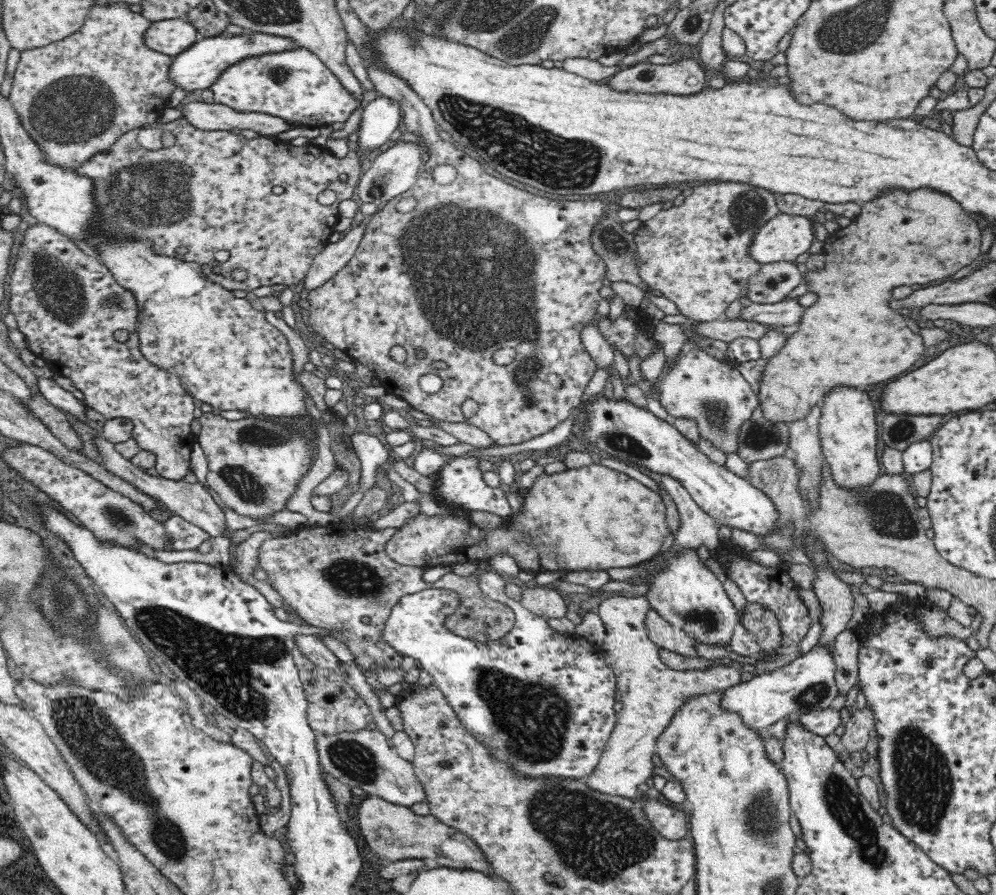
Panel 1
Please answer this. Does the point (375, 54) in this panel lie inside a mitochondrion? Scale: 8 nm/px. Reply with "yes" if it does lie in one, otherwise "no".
no

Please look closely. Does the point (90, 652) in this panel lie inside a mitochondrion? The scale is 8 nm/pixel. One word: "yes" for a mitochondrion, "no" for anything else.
yes

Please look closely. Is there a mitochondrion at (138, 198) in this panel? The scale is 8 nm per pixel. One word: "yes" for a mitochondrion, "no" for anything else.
yes

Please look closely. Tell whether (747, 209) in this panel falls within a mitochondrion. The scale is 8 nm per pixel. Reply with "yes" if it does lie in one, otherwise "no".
yes

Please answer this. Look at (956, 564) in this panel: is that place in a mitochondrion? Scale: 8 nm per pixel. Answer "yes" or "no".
no

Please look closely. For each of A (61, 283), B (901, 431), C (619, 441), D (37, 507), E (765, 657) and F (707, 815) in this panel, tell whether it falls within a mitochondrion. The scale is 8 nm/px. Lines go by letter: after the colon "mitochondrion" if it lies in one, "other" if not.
A: mitochondrion
B: mitochondrion
C: mitochondrion
D: other
E: other
F: other

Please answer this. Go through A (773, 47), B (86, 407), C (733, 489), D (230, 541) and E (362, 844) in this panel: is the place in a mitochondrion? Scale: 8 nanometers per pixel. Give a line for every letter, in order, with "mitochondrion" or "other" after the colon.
A: other
B: other
C: other
D: other
E: other

